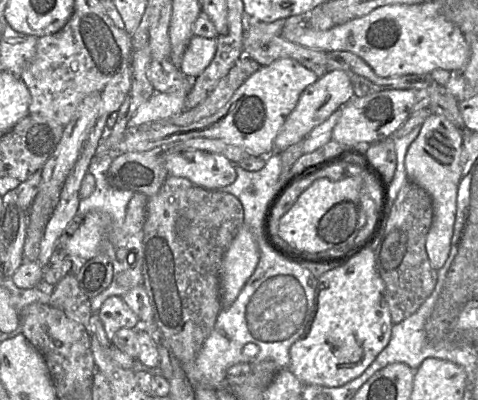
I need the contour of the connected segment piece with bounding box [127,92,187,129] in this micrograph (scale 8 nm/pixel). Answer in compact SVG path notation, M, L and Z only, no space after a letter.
M158 92L153 94L129 119L127 128L137 128L177 115L185 109L186 96L187 93Z

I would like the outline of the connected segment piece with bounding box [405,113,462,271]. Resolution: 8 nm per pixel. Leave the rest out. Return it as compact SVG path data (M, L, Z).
M431 113L405 156L408 180L424 189L432 200L433 221L426 236L425 249L431 267L437 271L445 264L450 253L458 185L462 178L461 152L462 133L444 116Z

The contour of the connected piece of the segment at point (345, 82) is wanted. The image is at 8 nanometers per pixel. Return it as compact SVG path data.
M342 70L329 71L308 86L300 95L293 111L288 115L274 140L274 152L280 152L303 140L318 125L354 96L349 76Z

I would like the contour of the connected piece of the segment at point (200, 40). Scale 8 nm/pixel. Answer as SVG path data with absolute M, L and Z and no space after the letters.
M193 35L189 40L179 70L188 78L196 79L213 60L217 49L216 38Z

